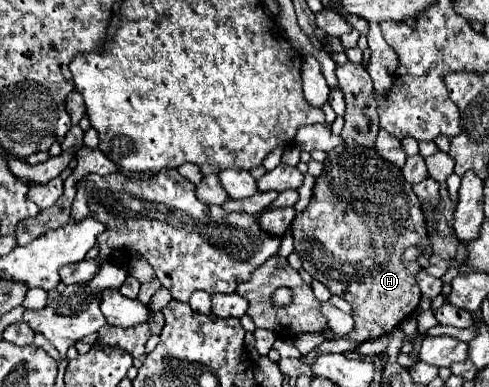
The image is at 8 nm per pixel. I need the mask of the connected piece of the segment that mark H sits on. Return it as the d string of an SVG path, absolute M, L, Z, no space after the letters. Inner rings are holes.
M346 140L326 154L322 166L324 170L316 178L310 204L292 222L294 250L302 260L302 268L314 280L352 304L356 326L346 338L356 342L376 340L390 334L390 330L402 324L418 308L422 294L414 276L420 266L416 262L402 262L402 254L406 248L416 246L426 238L426 216L420 208L420 200L412 192L412 184L402 178L400 168L380 158L374 148L362 148L356 142Z

